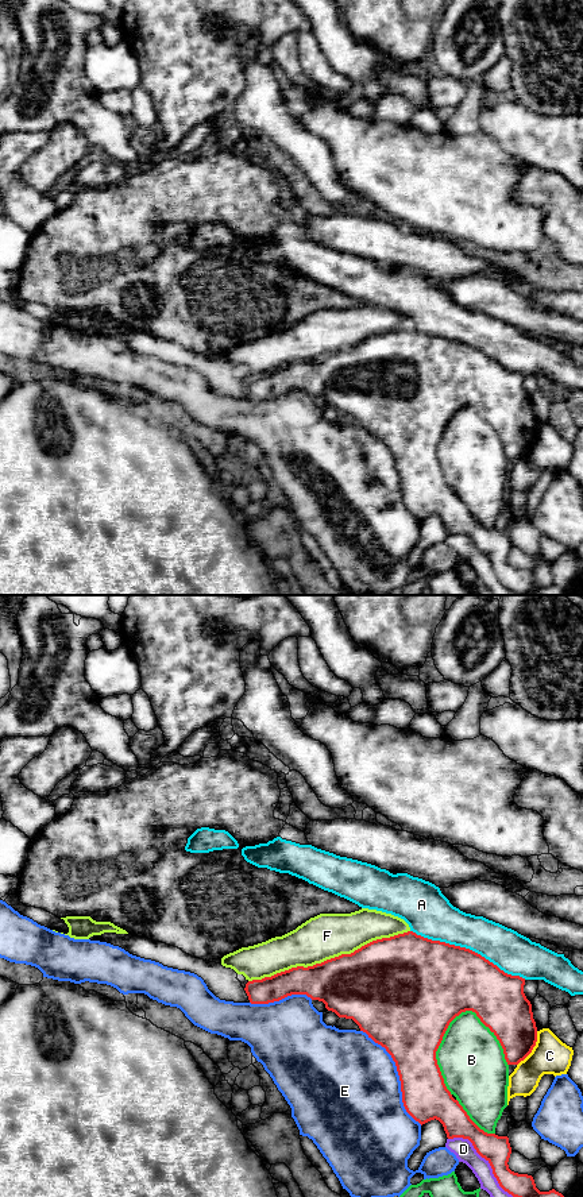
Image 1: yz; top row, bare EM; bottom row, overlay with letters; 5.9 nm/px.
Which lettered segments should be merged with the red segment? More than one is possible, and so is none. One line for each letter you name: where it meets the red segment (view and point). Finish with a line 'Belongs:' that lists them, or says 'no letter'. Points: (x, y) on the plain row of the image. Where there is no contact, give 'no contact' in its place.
Belongs: no letter

